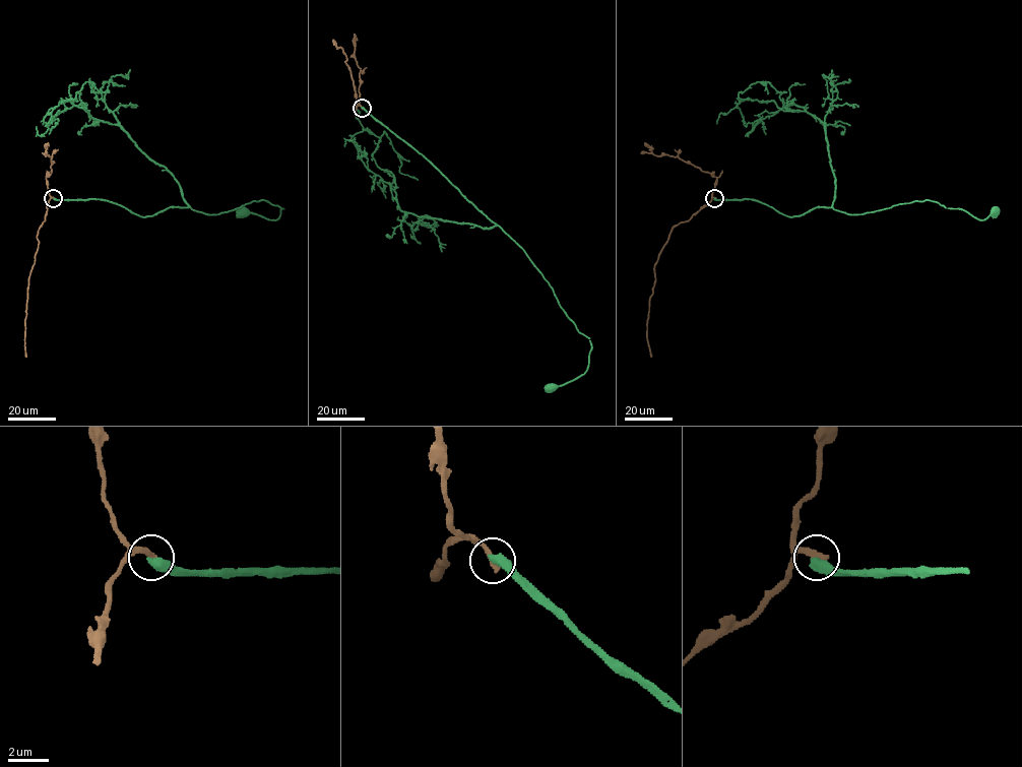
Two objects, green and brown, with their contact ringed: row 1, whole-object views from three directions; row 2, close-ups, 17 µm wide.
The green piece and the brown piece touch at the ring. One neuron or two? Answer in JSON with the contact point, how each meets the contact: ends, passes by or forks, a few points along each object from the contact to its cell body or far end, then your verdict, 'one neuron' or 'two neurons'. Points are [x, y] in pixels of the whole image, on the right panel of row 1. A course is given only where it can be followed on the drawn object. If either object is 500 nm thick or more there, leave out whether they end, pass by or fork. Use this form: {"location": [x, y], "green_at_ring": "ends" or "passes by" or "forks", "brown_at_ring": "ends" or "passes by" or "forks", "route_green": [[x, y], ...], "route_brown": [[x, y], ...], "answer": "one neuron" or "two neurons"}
{"location": [714, 198], "route_green": [[714, 198], [753, 199], [787, 216], [831, 206], [857, 214], [927, 199], [962, 209], [980, 219], [994, 209]], "route_brown": [[714, 198], [687, 221], [673, 228], [654, 267], [655, 281], [649, 300], [646, 332], [650, 357]], "answer": "two neurons"}

